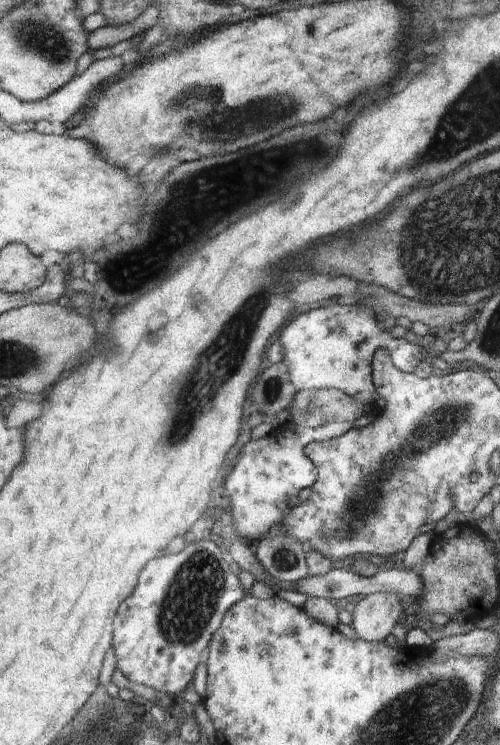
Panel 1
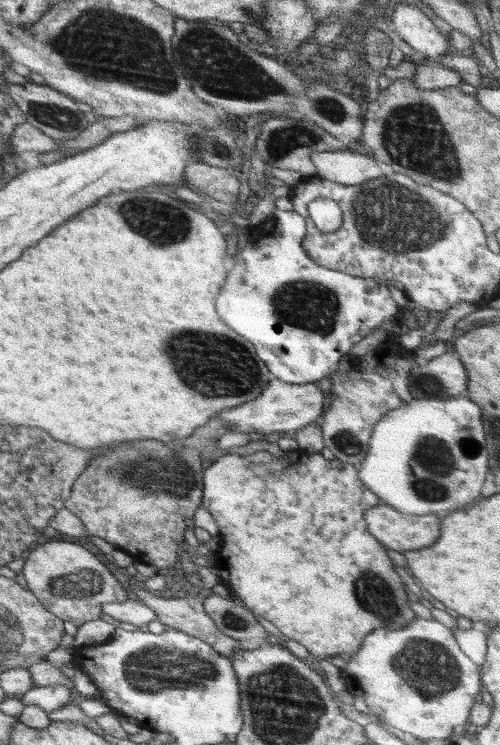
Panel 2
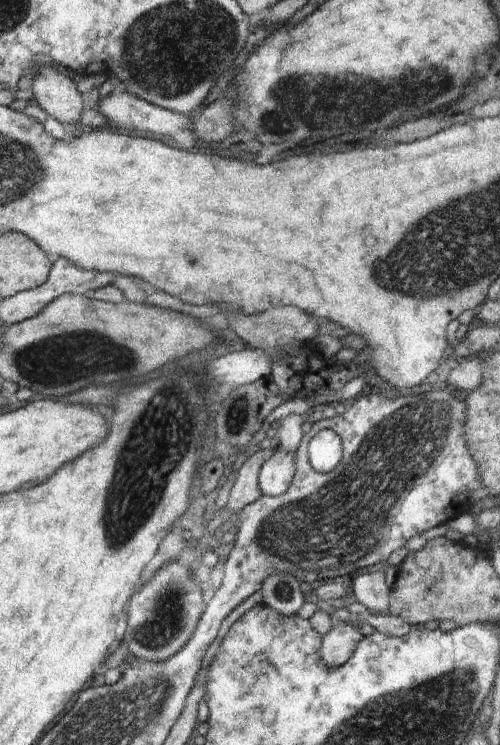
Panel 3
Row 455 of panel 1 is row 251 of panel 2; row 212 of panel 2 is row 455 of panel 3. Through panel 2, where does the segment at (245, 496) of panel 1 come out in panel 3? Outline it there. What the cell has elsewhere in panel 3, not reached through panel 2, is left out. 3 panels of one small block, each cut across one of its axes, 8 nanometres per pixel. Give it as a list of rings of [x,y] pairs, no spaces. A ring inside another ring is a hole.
[[[276,448],[259,470],[259,487],[264,495],[280,496],[290,488],[296,472],[297,454]]]

